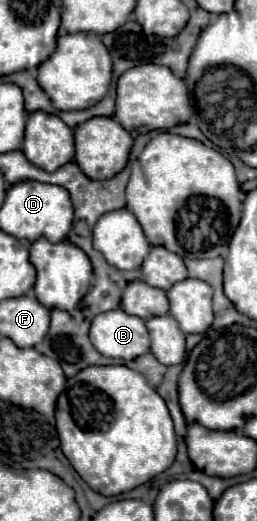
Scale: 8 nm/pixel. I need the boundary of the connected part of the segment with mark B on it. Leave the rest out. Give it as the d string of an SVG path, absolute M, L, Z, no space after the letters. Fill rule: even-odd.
M123 309L99 313L91 323L91 341L95 349L125 363L149 353L149 333L141 317L129 315Z

